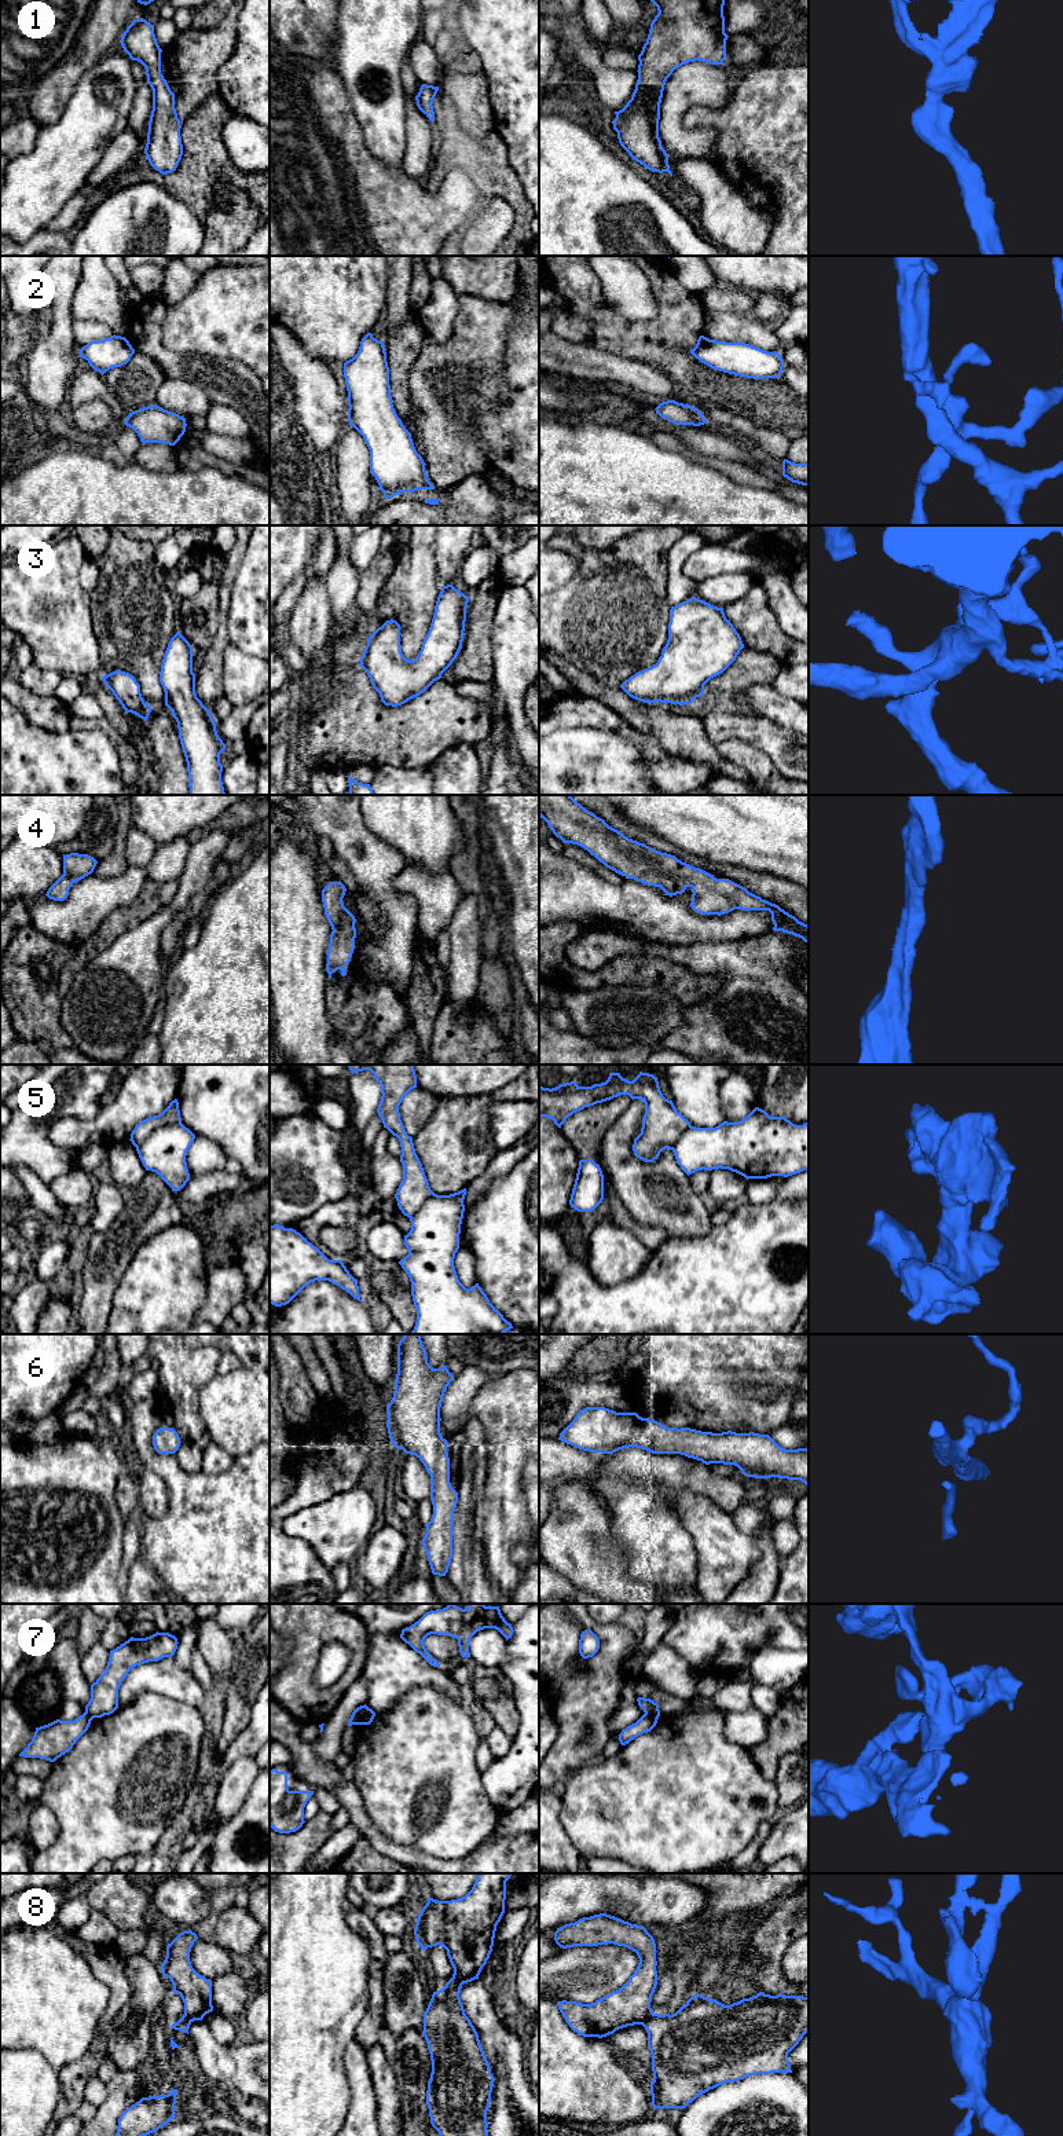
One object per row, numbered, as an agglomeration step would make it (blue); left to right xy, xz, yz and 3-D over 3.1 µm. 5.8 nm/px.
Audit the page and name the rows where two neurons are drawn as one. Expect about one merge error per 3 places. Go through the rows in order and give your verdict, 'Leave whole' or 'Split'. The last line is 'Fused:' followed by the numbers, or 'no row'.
1: Leave whole
2: Leave whole
3: Leave whole
4: Leave whole
5: Split
6: Leave whole
7: Split
8: Split
Fused: 5, 7, 8

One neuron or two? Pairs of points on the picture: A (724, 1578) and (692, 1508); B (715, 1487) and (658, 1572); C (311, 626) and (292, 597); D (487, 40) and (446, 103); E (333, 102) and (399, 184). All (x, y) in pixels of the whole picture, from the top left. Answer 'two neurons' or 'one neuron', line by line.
A: one neuron
B: one neuron
C: two neurons
D: two neurons
E: one neuron

